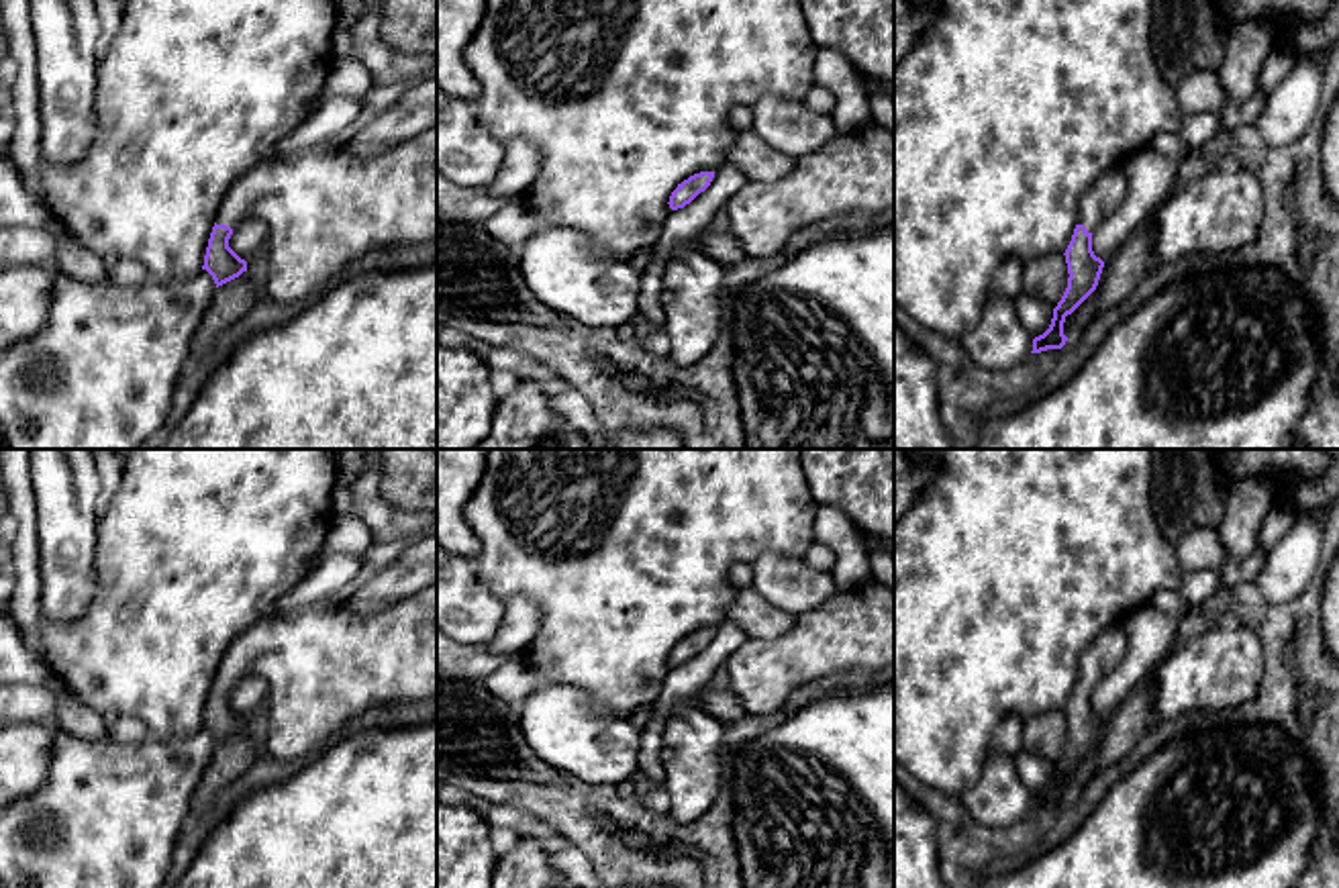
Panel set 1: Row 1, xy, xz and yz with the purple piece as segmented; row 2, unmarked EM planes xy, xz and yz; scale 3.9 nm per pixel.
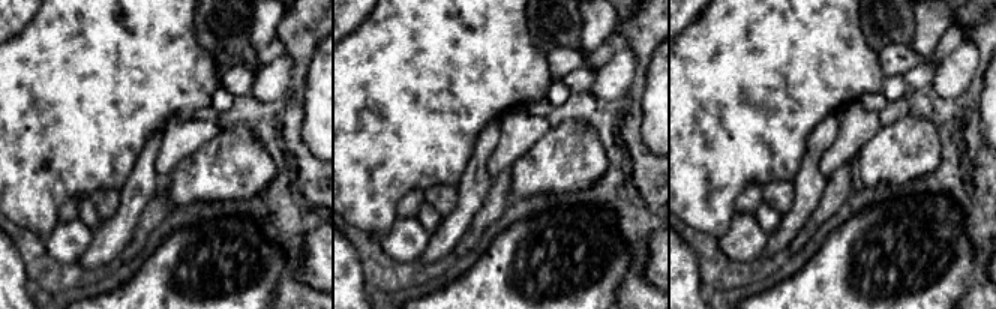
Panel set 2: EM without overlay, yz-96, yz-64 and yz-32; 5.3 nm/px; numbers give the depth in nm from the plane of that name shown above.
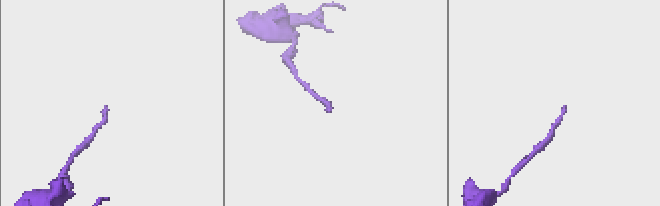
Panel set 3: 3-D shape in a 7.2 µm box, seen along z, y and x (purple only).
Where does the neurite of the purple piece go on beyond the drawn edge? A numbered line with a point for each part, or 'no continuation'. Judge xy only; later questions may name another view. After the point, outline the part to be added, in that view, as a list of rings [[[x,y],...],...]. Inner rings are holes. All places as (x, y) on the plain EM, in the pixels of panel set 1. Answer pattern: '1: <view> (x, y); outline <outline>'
1: xy (329, 666); outline [[[437,582],[378,612],[353,612],[345,592],[331,598],[323,610],[263,619],[229,645],[216,682],[237,686],[247,676],[261,676],[269,684],[267,755],[278,763],[292,763],[310,751],[323,751],[345,733],[351,719],[363,712],[392,702],[433,698],[437,696]]]

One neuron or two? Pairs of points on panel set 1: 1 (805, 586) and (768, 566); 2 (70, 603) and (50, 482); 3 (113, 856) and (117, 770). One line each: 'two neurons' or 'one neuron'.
1: one neuron
2: one neuron
3: one neuron

